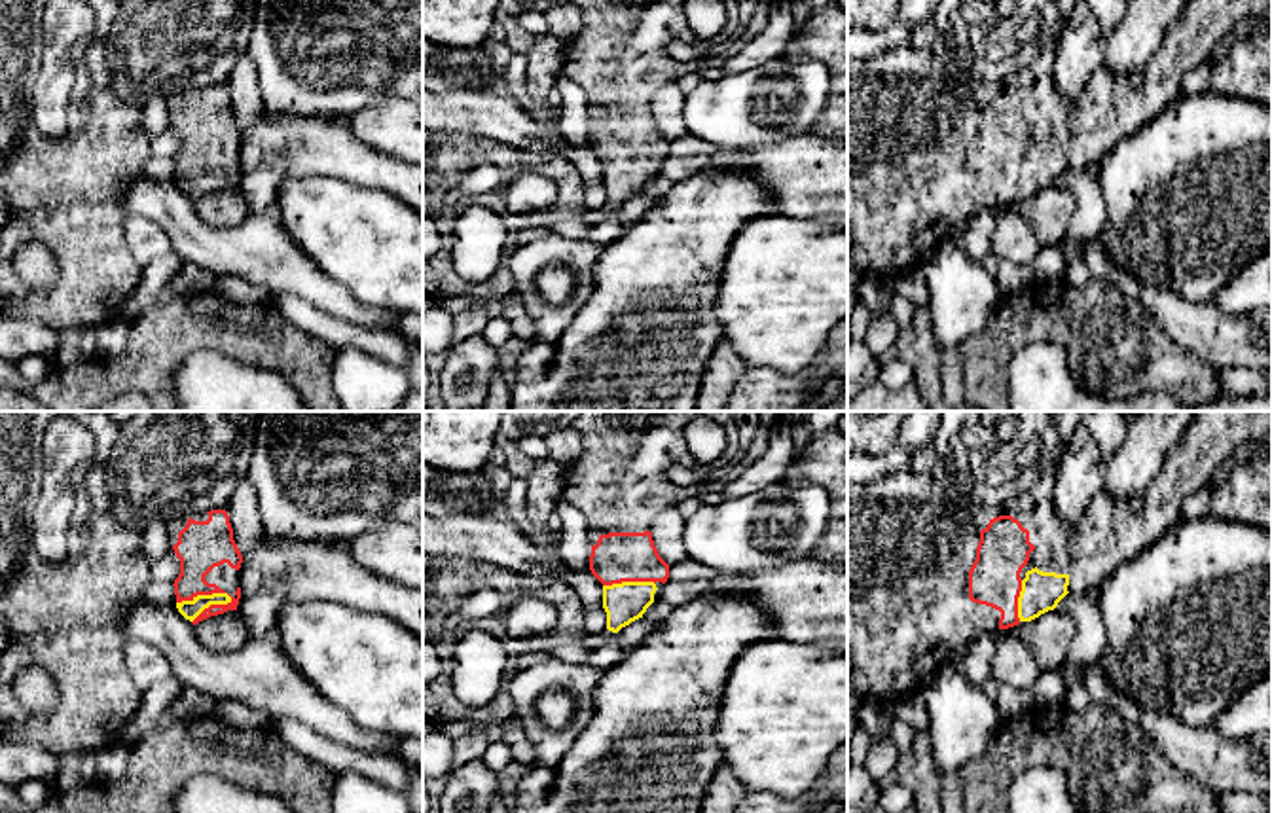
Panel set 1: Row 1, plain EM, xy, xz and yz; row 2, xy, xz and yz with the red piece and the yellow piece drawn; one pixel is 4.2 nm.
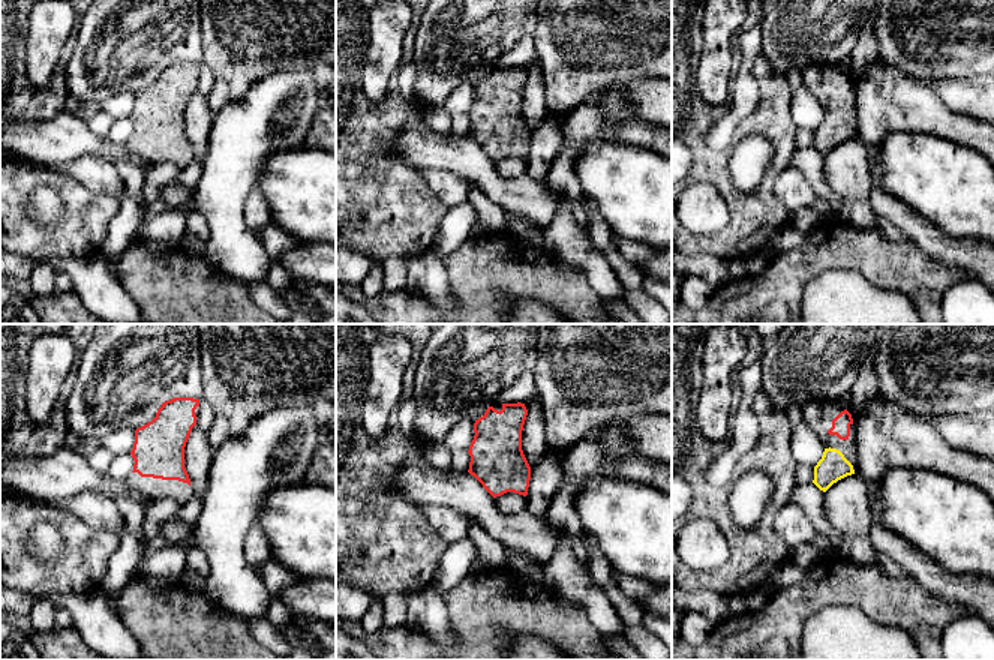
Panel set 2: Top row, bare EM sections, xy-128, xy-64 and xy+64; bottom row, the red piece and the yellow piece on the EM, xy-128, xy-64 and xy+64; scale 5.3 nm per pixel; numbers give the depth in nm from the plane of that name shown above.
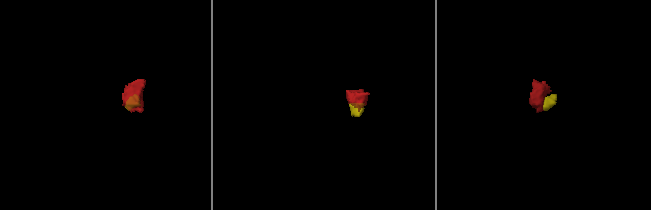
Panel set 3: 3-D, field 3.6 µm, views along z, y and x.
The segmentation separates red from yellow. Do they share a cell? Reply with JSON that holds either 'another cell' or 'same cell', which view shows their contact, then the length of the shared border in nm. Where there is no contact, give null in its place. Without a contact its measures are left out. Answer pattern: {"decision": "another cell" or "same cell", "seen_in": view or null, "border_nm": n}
{"decision": "same cell", "seen_in": "xy", "border_nm": 240}

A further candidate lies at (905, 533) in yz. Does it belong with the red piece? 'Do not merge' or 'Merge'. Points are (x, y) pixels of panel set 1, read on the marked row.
Merge

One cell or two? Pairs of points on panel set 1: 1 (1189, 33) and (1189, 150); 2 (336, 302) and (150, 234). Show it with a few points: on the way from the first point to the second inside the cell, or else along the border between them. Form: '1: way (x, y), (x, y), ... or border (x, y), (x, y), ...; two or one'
1: border (1181, 93), (1145, 122); two
2: border (131, 216), (150, 218), (167, 235), (175, 251); two

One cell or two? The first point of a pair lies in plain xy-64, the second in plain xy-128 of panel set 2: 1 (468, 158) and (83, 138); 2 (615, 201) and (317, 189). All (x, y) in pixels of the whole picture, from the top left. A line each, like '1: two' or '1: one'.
1: one
2: one

